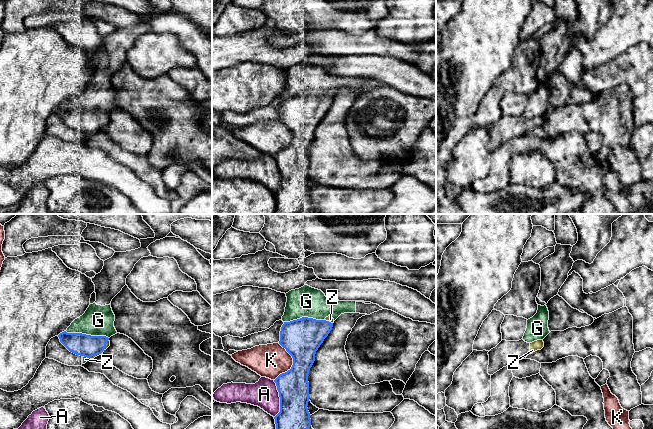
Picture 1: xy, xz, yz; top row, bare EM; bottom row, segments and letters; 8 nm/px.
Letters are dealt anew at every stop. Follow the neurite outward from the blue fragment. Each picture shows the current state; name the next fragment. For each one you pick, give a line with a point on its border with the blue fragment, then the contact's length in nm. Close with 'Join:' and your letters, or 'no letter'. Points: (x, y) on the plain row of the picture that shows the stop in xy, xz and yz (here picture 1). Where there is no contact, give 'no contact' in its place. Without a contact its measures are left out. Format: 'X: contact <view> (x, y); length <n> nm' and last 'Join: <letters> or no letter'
Z: contact xy (98, 129); length 240 nm
Join: Z

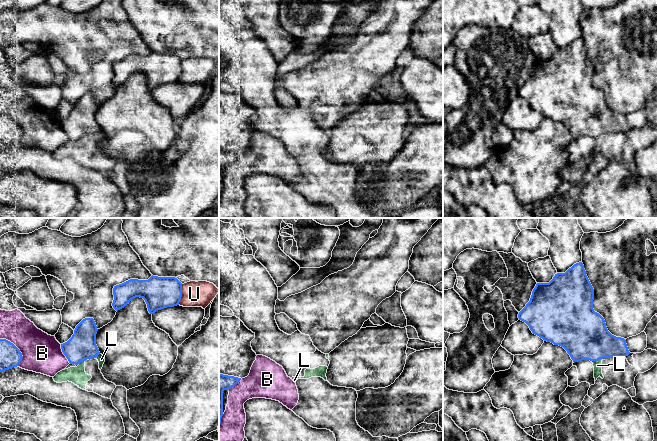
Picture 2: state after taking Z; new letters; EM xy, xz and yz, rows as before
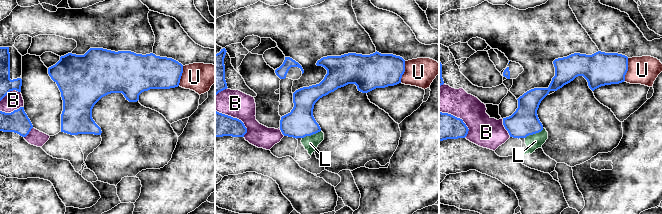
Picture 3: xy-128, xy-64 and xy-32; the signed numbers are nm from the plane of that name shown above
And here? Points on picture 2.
Join: no letter

